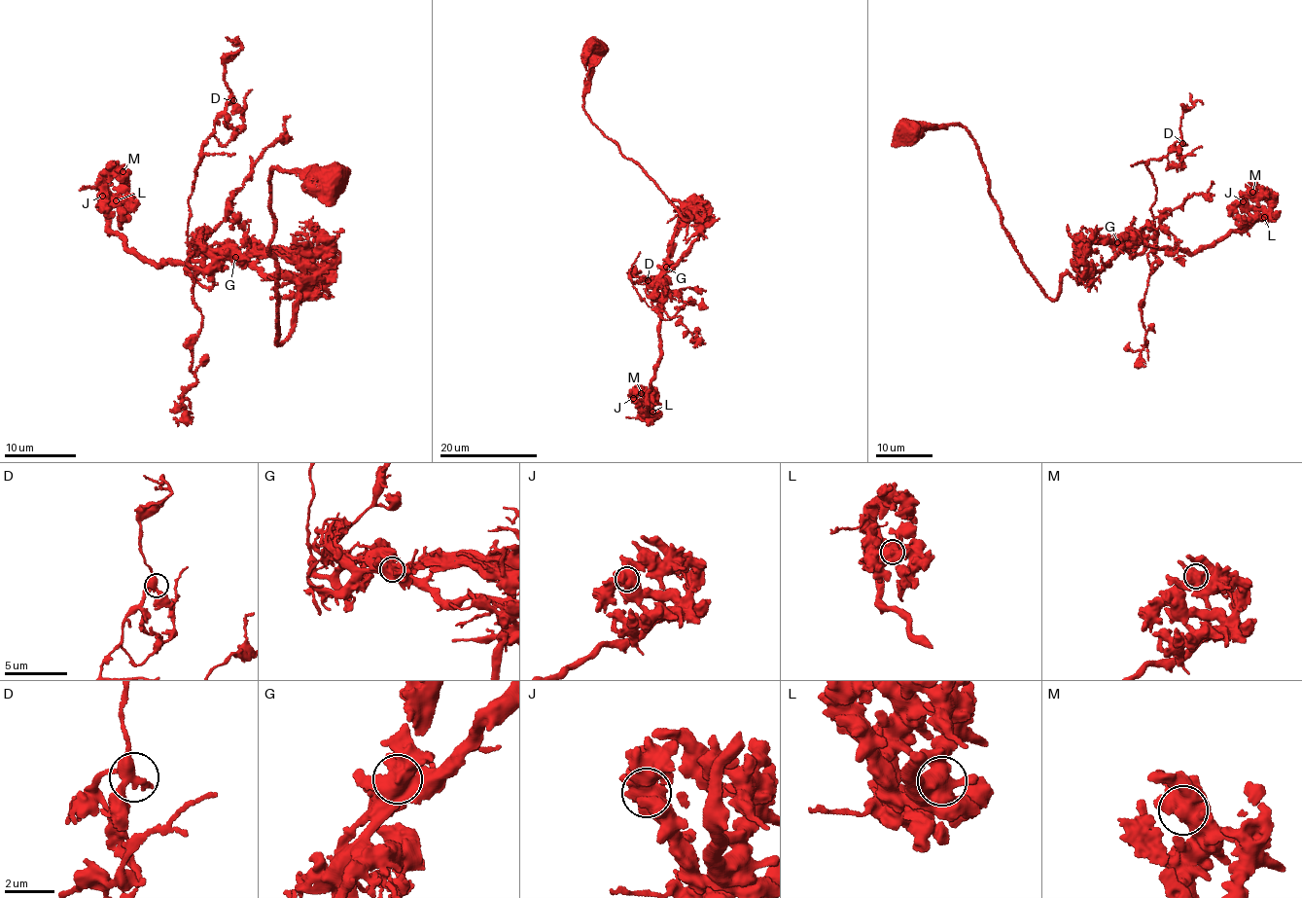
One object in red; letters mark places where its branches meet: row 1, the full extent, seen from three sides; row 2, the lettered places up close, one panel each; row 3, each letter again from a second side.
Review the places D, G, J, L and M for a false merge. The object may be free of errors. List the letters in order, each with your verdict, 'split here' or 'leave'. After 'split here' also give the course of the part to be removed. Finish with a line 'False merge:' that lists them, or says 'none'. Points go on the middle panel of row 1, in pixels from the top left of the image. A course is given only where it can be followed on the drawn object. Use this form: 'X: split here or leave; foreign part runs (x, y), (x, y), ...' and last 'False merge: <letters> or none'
D: leave
G: split here; foreign part runs (666, 267), (654, 281), (650, 306), (629, 277), (638, 283), (644, 278), (633, 274), (639, 270), (641, 280)
J: leave
L: leave
M: leave
False merge: G

